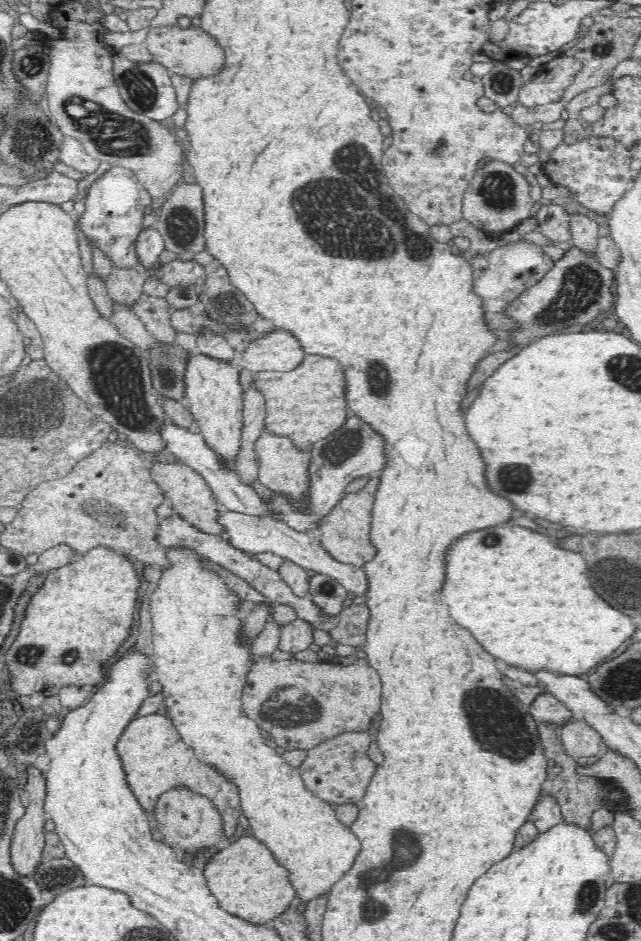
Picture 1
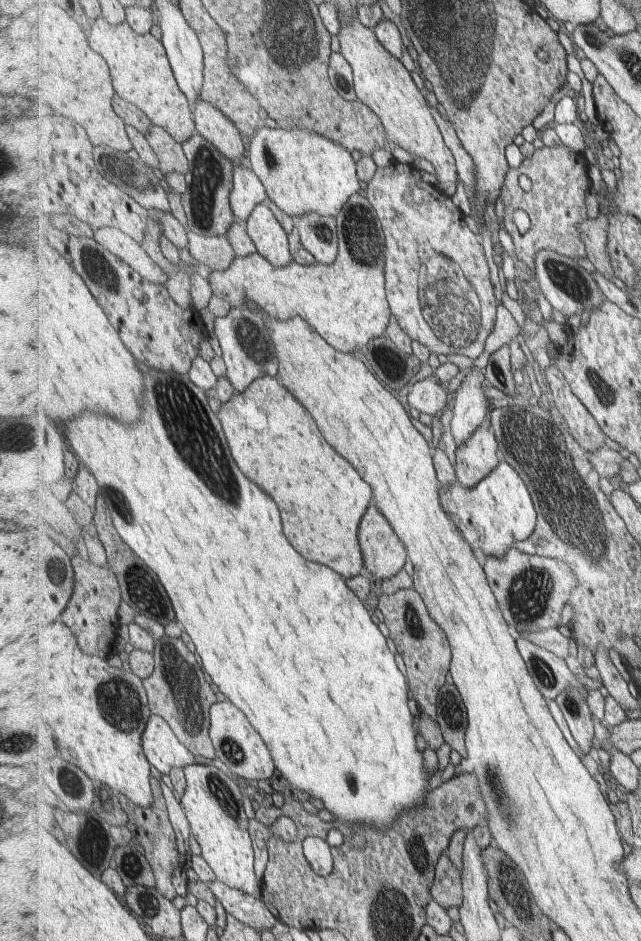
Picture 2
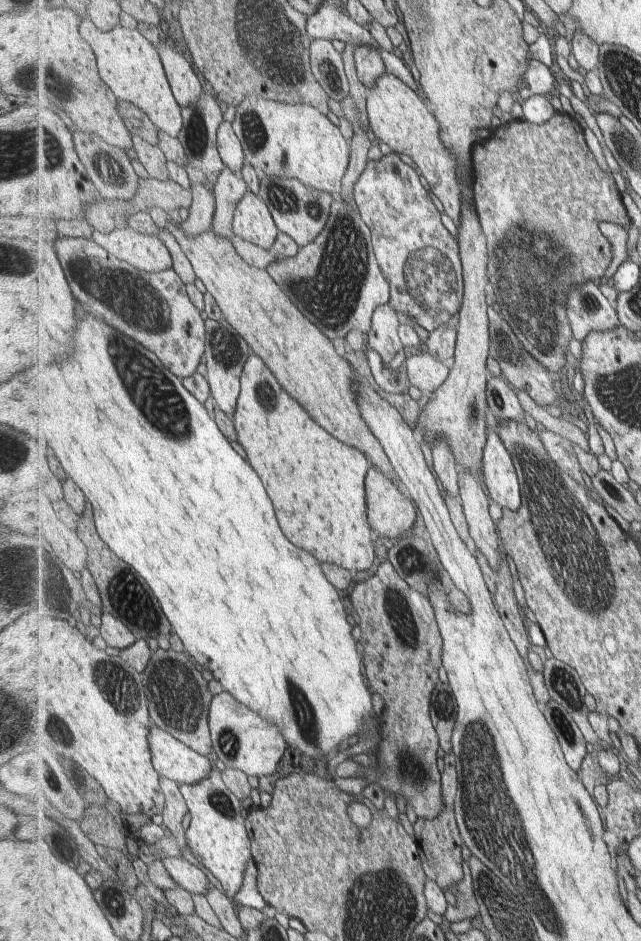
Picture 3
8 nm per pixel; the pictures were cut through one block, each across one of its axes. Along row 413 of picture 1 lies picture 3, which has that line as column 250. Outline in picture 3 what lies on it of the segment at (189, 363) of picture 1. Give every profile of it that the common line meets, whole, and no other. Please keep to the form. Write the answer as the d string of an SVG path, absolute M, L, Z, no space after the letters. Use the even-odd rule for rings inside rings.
M250 191L237 204L233 230L237 237L258 244L267 250L274 248L280 233L268 204L260 195Z

